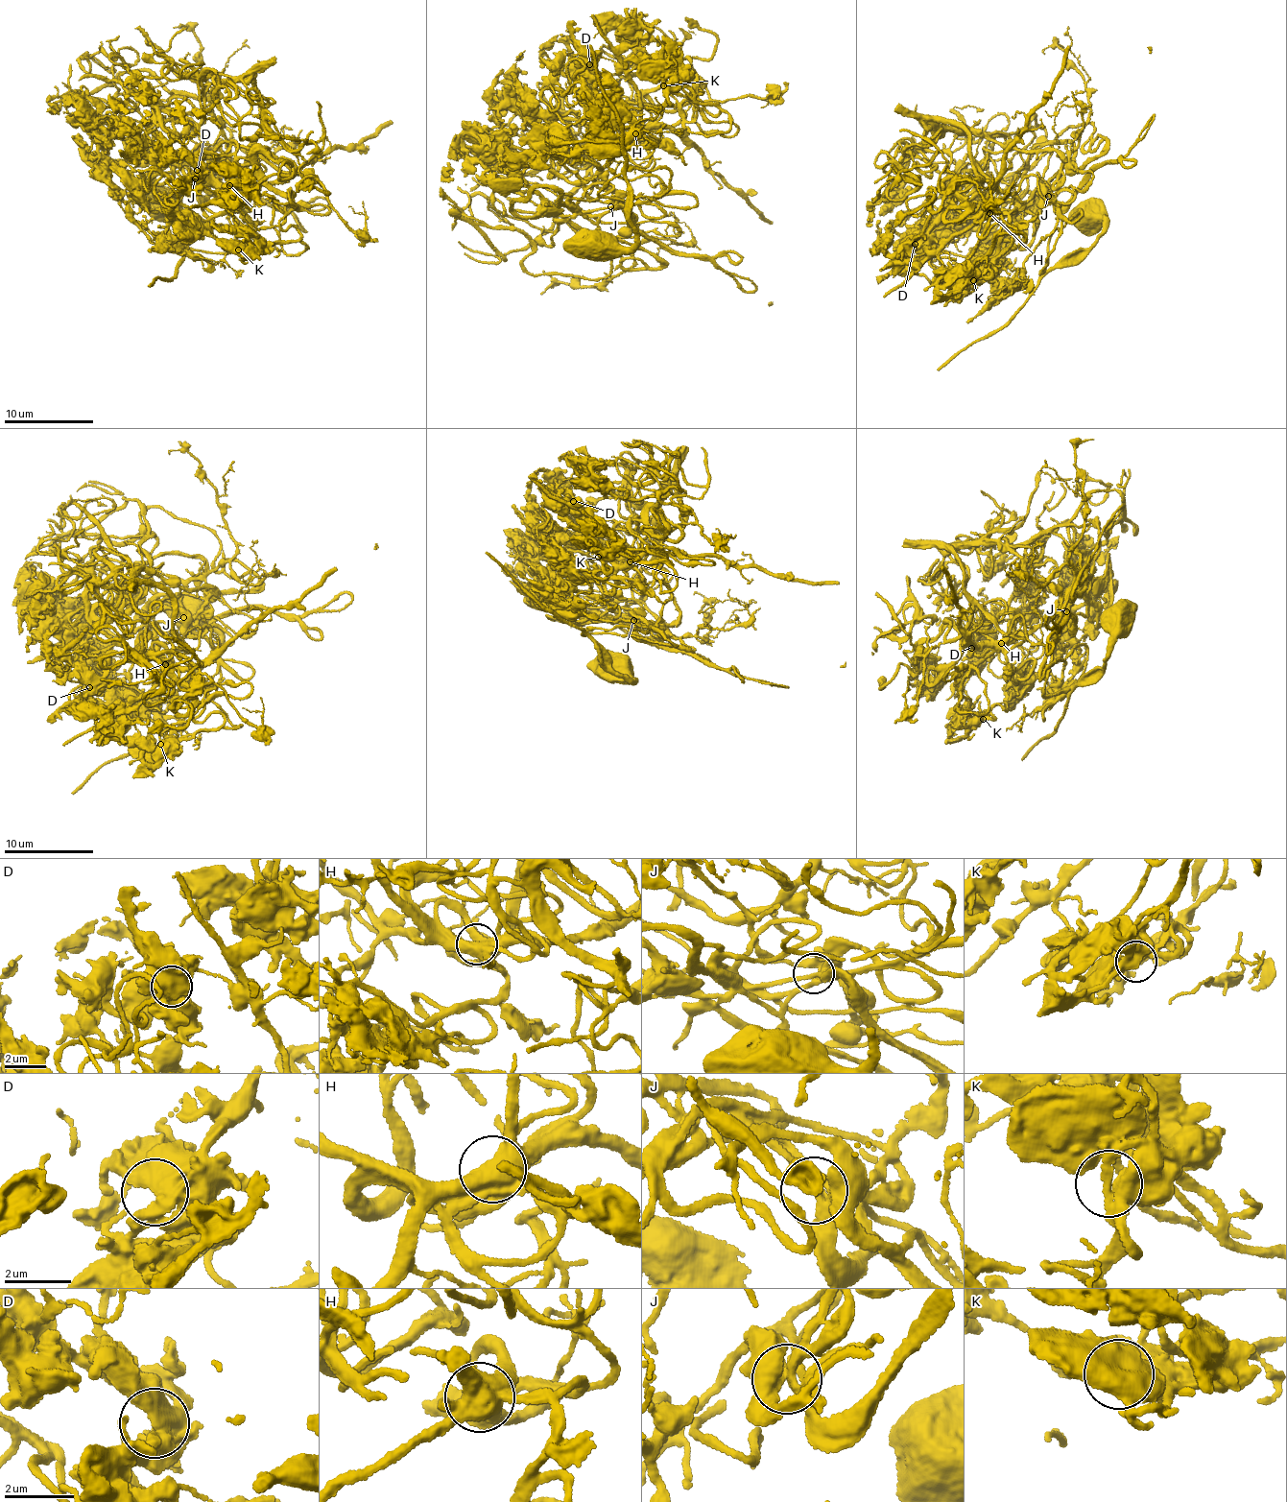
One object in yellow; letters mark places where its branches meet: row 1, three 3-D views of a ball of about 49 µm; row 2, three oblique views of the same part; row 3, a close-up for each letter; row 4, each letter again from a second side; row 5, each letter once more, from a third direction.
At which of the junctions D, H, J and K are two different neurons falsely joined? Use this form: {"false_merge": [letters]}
{"false_merge": ["H"]}

